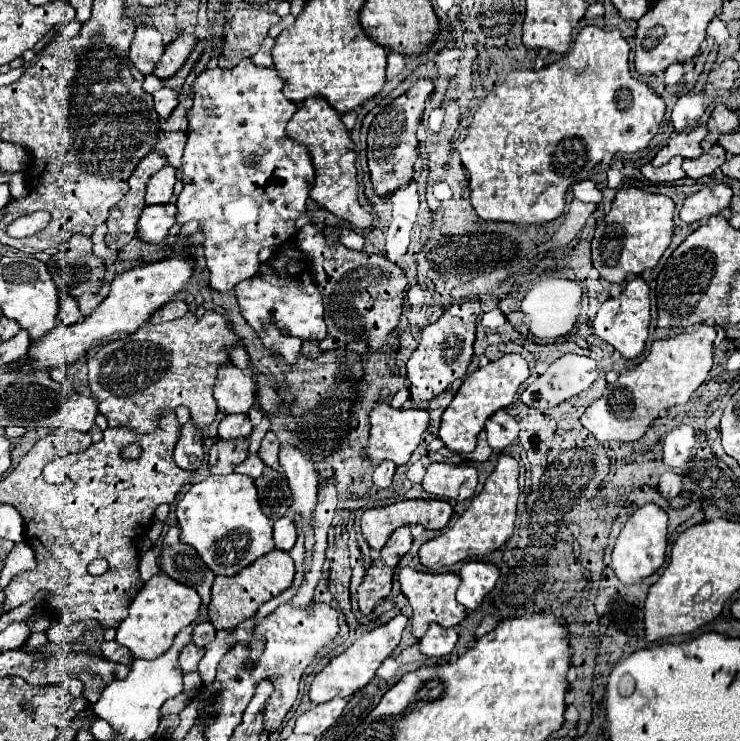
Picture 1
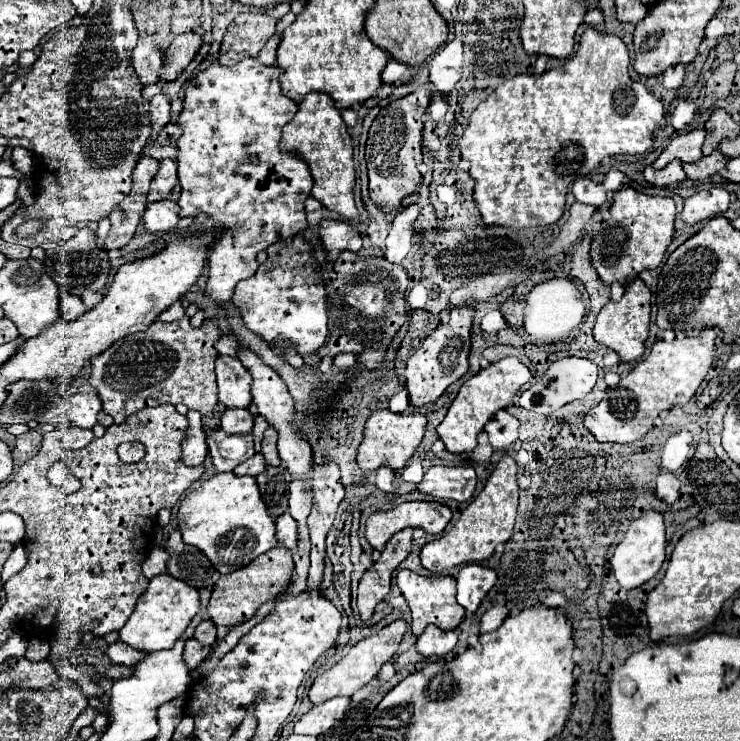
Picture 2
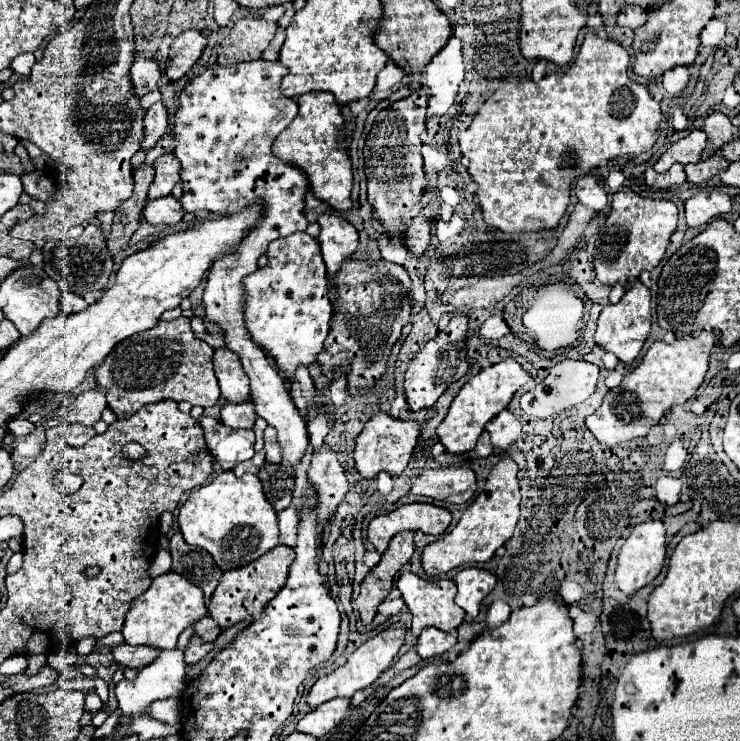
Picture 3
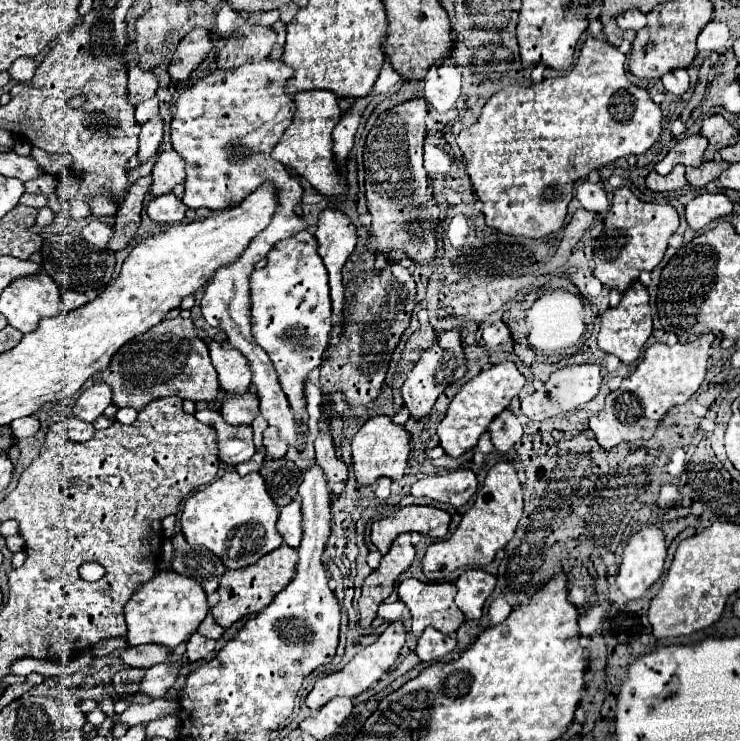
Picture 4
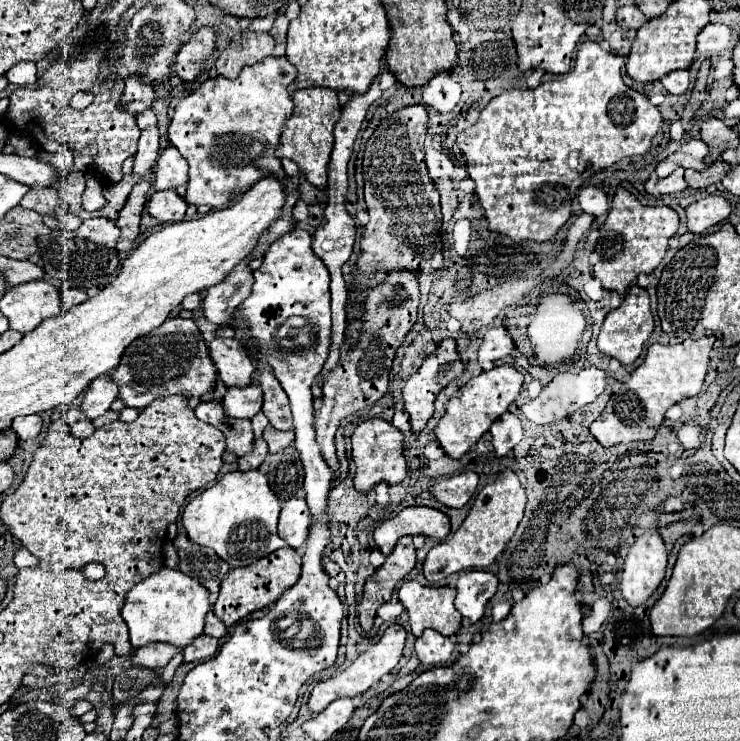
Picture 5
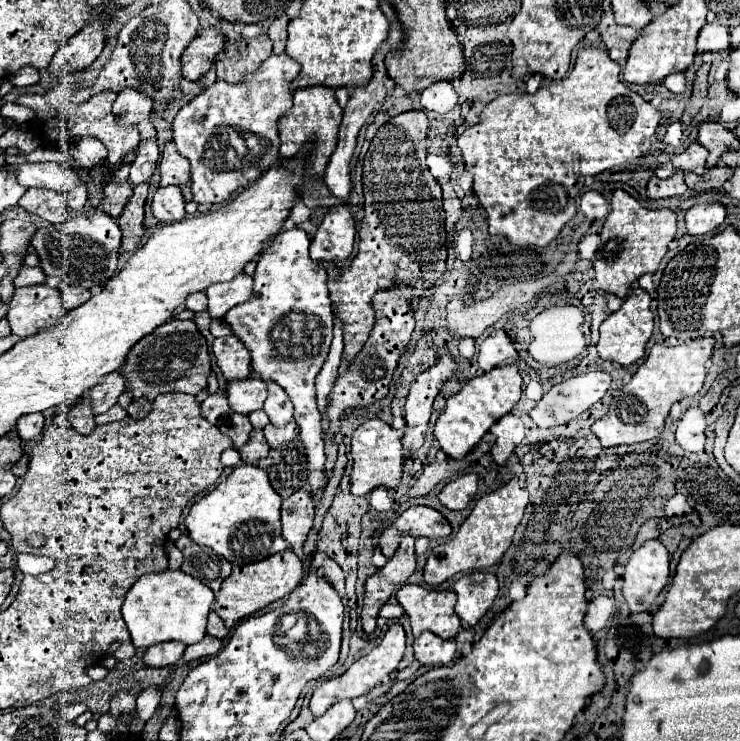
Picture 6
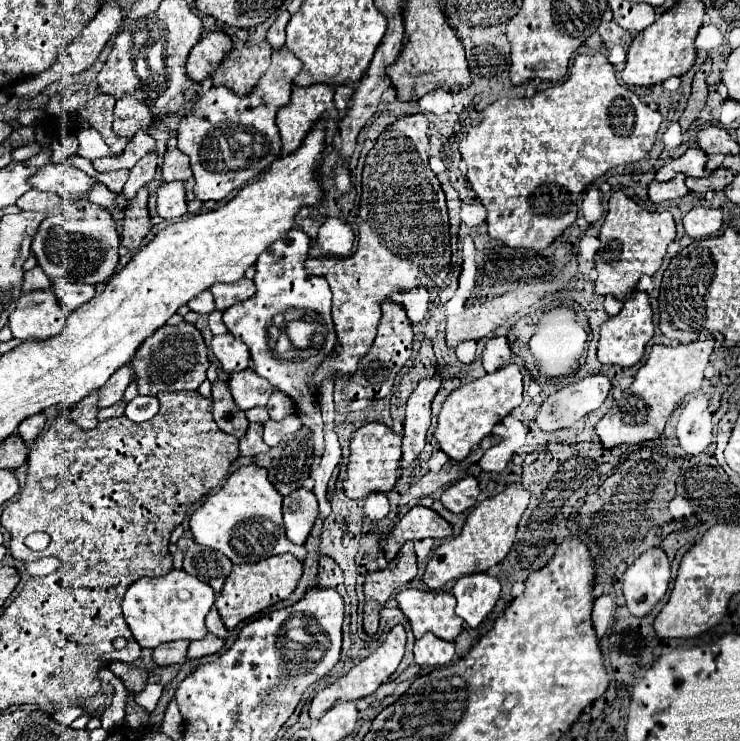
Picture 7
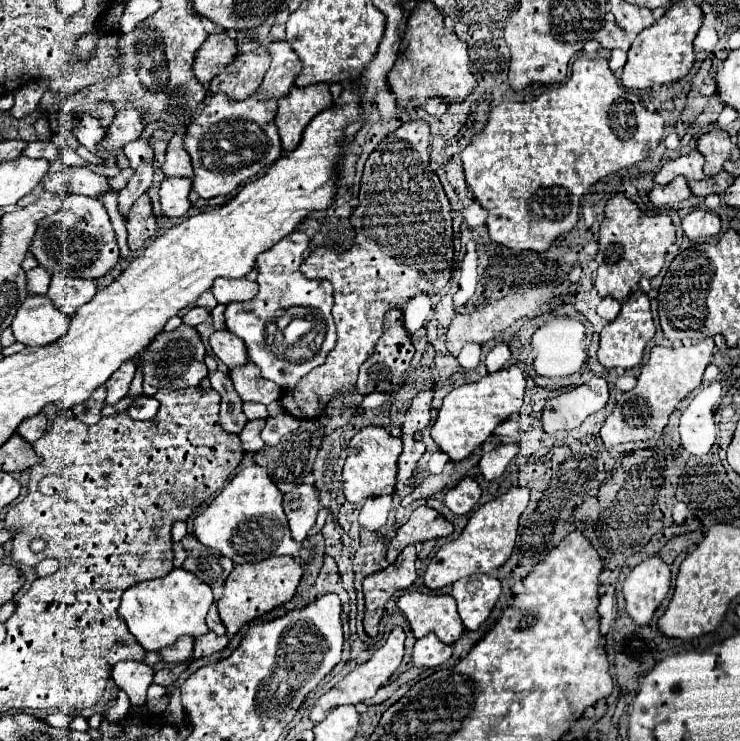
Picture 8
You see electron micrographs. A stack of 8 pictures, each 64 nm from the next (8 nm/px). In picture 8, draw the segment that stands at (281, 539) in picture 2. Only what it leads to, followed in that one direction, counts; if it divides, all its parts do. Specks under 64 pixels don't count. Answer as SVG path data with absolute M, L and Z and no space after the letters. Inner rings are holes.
M300 484L284 494L284 512L288 518L292 540L302 544L310 534L320 510L318 490L310 484Z

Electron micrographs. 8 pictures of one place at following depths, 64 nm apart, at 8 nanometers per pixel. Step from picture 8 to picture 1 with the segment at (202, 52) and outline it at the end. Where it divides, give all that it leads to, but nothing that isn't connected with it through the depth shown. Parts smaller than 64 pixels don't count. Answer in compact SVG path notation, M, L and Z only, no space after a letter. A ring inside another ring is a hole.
M180 34L174 42L166 44L164 54L162 54L160 62L154 68L154 76L158 76L158 78L174 76L178 72L178 68L190 56L194 46L196 46L196 36L194 34Z

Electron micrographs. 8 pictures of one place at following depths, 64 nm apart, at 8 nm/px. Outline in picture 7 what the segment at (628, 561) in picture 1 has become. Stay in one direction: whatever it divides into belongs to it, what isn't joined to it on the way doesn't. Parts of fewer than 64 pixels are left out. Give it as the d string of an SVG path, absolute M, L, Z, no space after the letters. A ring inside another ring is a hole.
M650 548L640 554L624 572L622 592L626 606L634 616L646 616L666 594L670 584L670 562L662 548Z

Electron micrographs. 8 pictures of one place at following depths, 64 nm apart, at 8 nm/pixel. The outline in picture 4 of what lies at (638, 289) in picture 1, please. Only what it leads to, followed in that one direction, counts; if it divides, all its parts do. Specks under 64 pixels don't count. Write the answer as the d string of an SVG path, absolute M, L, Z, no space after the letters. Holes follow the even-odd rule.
M632 282L632 286L624 292L620 304L616 308L608 308L600 318L600 332L598 332L598 348L618 356L624 364L632 364L638 356L642 346L652 334L652 314L648 304L648 290L642 282Z

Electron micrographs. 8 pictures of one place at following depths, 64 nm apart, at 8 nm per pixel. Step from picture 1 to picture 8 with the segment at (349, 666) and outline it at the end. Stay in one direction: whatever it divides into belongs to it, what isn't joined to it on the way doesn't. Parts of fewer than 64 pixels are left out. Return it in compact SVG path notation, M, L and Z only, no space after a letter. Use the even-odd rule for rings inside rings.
M394 626L394 630L390 632L386 644L384 644L382 648L378 648L368 662L356 666L348 676L344 676L336 686L332 686L326 694L322 694L322 696L318 698L318 702L314 704L314 708L312 708L312 712L310 712L310 720L312 720L312 722L322 722L322 720L326 718L326 714L328 714L332 708L340 706L340 704L358 704L358 702L364 702L364 700L372 698L372 696L376 694L376 690L378 690L380 686L384 686L384 684L390 680L390 676L398 670L398 666L400 666L400 662L402 662L402 654L404 654L404 638L406 638L406 636L404 636L404 630L402 630L400 626Z

